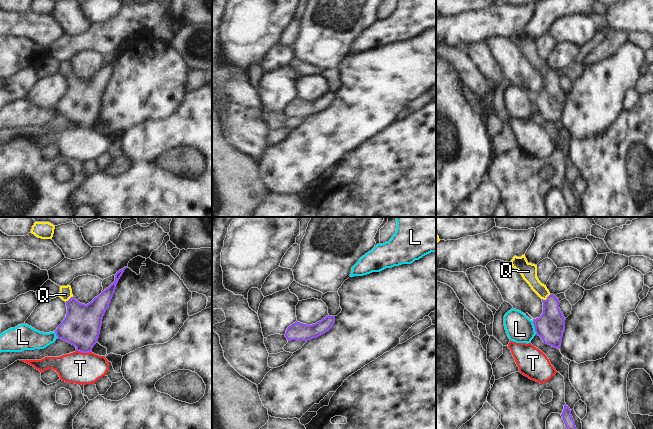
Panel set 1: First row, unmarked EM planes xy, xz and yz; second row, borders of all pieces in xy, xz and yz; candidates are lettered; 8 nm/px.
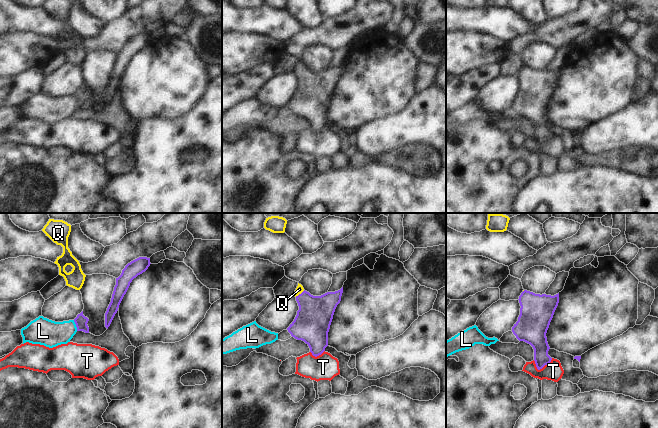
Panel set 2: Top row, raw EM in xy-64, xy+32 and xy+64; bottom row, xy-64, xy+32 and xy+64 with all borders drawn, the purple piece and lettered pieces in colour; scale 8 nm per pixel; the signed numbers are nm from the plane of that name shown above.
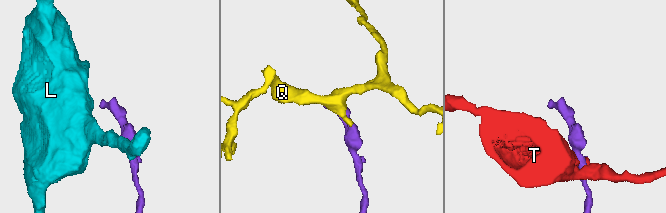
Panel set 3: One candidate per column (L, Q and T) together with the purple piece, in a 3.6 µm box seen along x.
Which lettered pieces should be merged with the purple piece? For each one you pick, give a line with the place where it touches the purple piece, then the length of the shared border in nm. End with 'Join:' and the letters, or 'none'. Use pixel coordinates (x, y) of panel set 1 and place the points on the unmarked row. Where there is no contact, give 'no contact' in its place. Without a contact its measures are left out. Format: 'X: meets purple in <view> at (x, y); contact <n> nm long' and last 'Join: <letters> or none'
Q: meets purple in yz at (547, 74); contact 80 nm long
Join: Q

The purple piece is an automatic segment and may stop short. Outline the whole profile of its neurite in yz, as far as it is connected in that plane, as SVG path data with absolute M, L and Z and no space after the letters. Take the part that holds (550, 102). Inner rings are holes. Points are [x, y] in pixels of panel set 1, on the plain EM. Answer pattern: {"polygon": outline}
{"polygon": "M525 30L521 33L514 32L511 41L520 48L531 65L542 75L543 89L539 94L533 95L536 111L540 112L544 119L559 125L566 96L559 84L559 75L539 57L537 41L529 39Z"}

